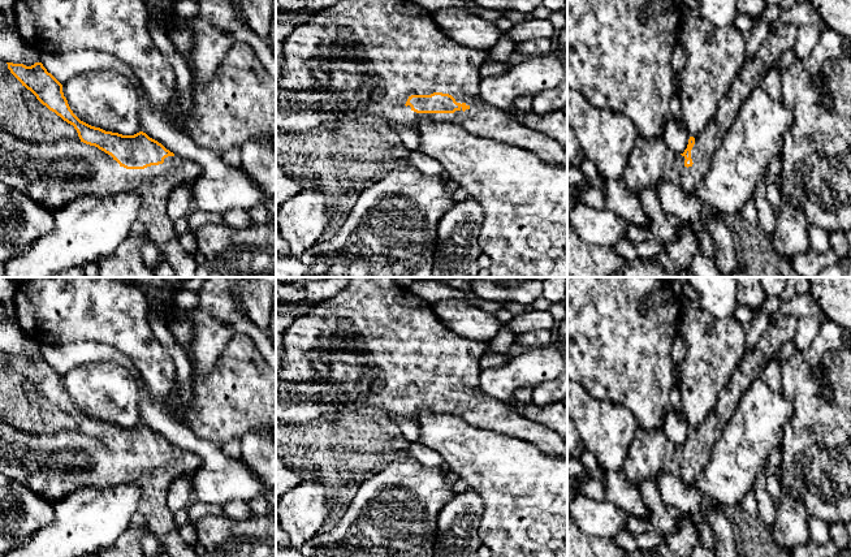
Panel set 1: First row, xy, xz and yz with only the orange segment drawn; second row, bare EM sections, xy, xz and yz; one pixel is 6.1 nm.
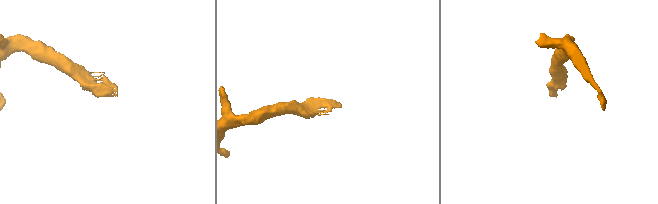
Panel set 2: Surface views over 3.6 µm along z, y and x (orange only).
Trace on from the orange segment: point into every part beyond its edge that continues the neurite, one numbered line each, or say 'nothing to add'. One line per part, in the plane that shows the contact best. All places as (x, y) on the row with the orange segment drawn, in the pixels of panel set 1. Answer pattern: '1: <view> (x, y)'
1: xz (358, 56)

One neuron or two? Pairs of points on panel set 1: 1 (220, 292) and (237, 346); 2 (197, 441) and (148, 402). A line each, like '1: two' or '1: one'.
1: two
2: one

